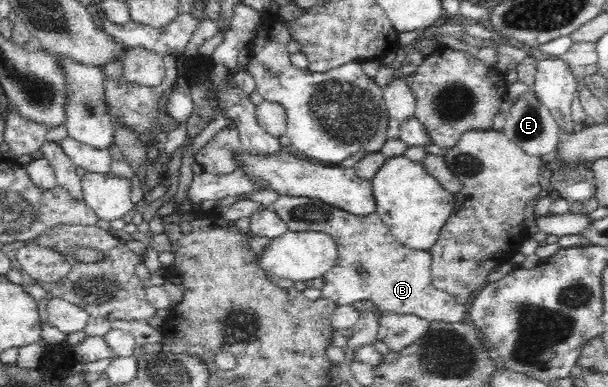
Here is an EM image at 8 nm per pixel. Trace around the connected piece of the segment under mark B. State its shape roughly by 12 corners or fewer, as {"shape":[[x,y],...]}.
{"shape":[[279,196],[290,231],[324,232],[323,298],[381,314],[467,320],[433,286],[430,251],[401,245],[376,211]]}

